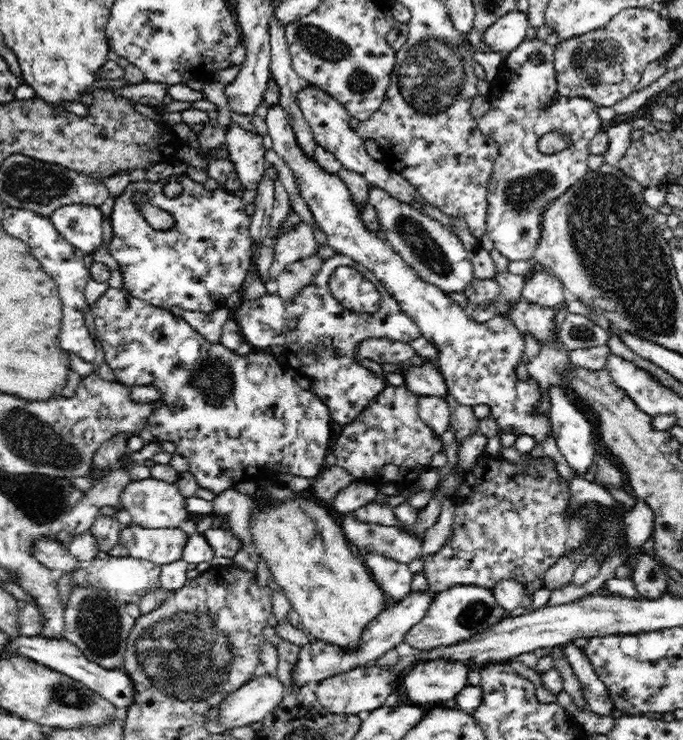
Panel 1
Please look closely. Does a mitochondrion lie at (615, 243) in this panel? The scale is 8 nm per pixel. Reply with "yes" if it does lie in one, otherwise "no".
yes

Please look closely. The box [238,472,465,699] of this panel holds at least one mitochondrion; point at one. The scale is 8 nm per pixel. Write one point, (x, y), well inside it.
(324, 564)

